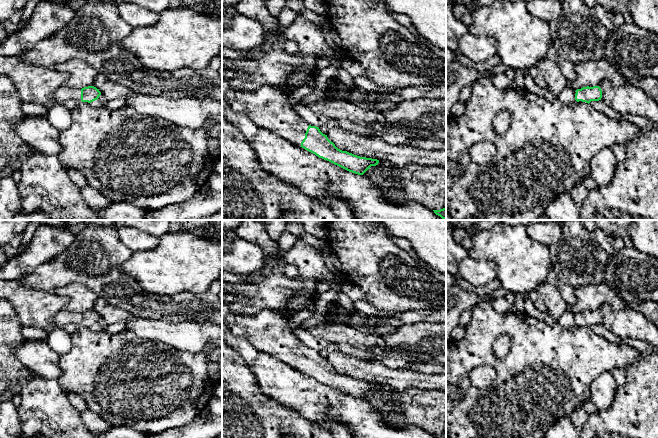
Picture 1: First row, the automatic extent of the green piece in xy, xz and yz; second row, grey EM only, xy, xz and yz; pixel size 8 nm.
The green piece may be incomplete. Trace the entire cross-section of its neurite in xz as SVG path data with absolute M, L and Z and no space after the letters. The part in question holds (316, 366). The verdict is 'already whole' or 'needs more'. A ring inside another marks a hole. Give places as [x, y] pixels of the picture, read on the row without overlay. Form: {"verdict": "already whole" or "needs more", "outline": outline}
{"verdict": "needs more", "outline": "M222 302L222 324L237 336L246 338L256 349L289 364L319 382L349 396L363 399L379 384L360 381L338 373L319 351L305 347L287 327L287 319L272 310L262 310L255 316L233 313Z"}

